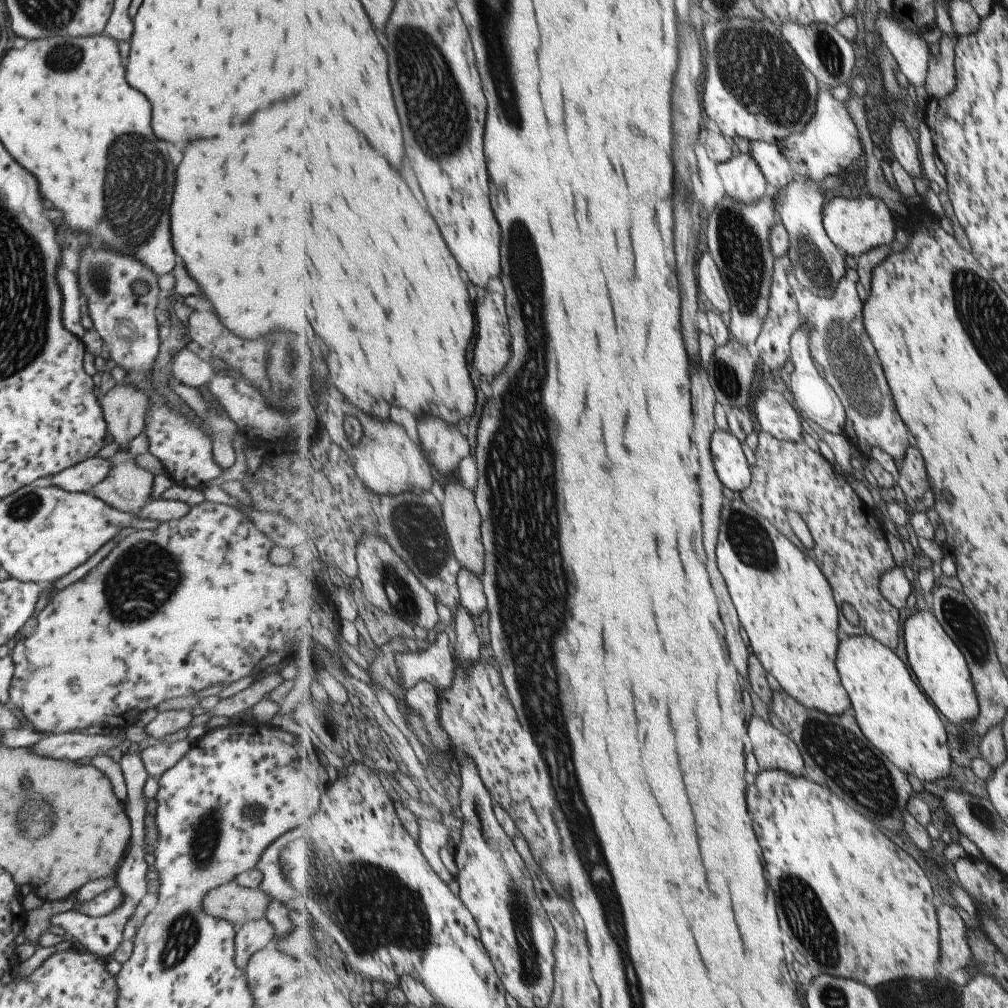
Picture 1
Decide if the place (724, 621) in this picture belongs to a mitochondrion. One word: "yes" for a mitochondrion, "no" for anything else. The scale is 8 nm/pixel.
no

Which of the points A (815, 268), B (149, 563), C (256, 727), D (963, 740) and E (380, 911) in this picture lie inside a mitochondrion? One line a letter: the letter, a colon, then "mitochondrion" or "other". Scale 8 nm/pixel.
A: mitochondrion
B: mitochondrion
C: other
D: other
E: mitochondrion

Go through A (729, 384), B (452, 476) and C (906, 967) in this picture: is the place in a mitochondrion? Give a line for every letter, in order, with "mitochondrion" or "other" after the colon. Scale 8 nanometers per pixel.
A: mitochondrion
B: other
C: other

